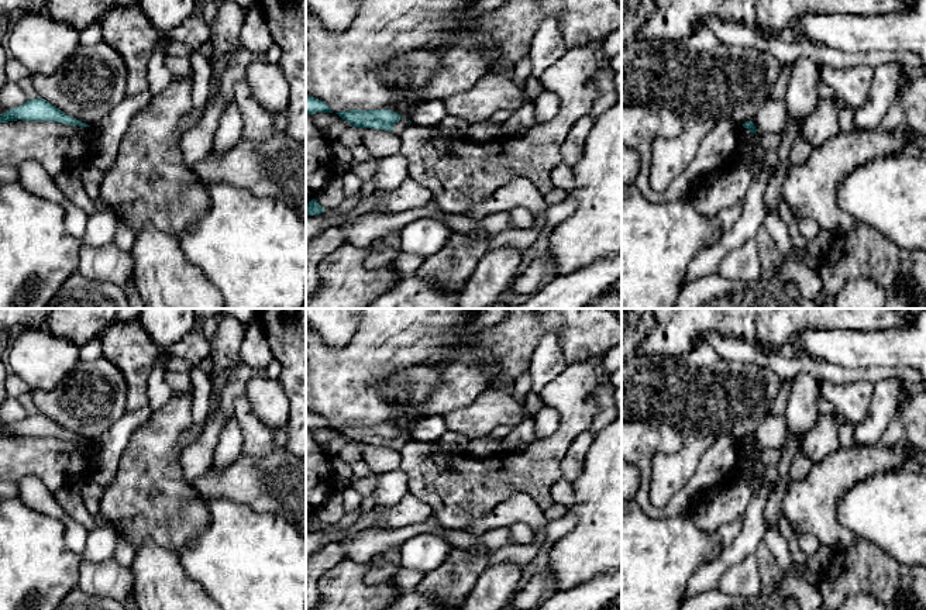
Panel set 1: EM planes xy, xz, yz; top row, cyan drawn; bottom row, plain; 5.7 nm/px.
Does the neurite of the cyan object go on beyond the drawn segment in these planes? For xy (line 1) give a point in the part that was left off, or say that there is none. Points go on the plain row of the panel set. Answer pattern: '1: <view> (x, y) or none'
1: none

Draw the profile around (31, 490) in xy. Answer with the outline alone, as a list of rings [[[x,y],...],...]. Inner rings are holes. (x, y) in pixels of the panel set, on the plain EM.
[[[35,476],[17,480],[18,499],[28,507],[61,520],[65,524],[65,544],[76,554],[83,554],[87,531],[65,513],[55,500],[54,493]]]

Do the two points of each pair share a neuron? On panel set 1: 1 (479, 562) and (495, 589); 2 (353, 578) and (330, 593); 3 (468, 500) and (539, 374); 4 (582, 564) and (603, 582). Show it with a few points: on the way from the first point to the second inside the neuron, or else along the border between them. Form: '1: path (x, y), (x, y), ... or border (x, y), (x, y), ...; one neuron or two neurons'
1: border (488, 567), (465, 595); two neurons
2: path (347, 582), (336, 593); one neuron
3: border (563, 369), (539, 395); two neurons
4: border (606, 571), (565, 590); two neurons

